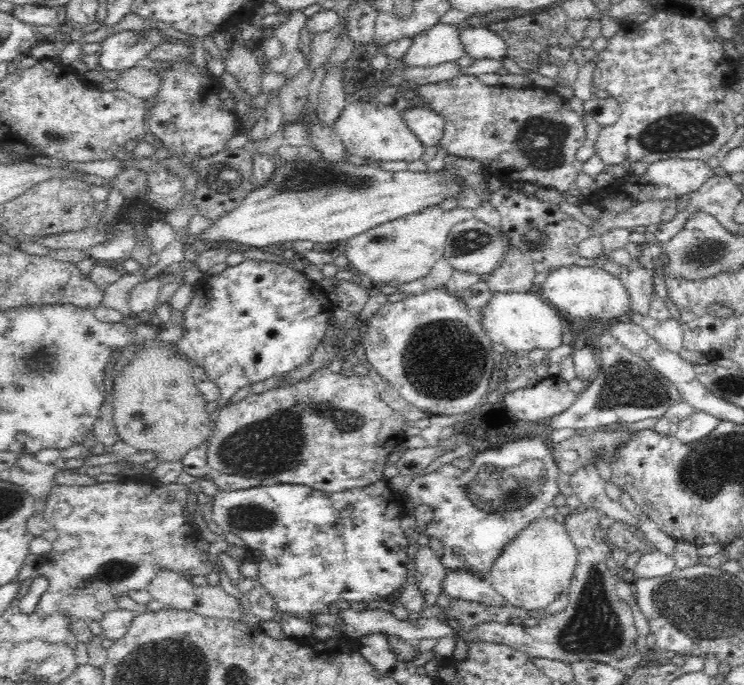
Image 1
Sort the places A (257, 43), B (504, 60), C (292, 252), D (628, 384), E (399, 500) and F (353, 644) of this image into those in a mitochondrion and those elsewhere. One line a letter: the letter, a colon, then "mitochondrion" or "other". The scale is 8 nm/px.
A: other
B: other
C: other
D: mitochondrion
E: other
F: other

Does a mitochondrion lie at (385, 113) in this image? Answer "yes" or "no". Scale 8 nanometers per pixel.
no

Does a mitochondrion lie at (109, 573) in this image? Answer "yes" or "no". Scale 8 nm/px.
yes

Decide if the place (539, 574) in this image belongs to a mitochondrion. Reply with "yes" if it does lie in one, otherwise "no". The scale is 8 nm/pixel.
no

